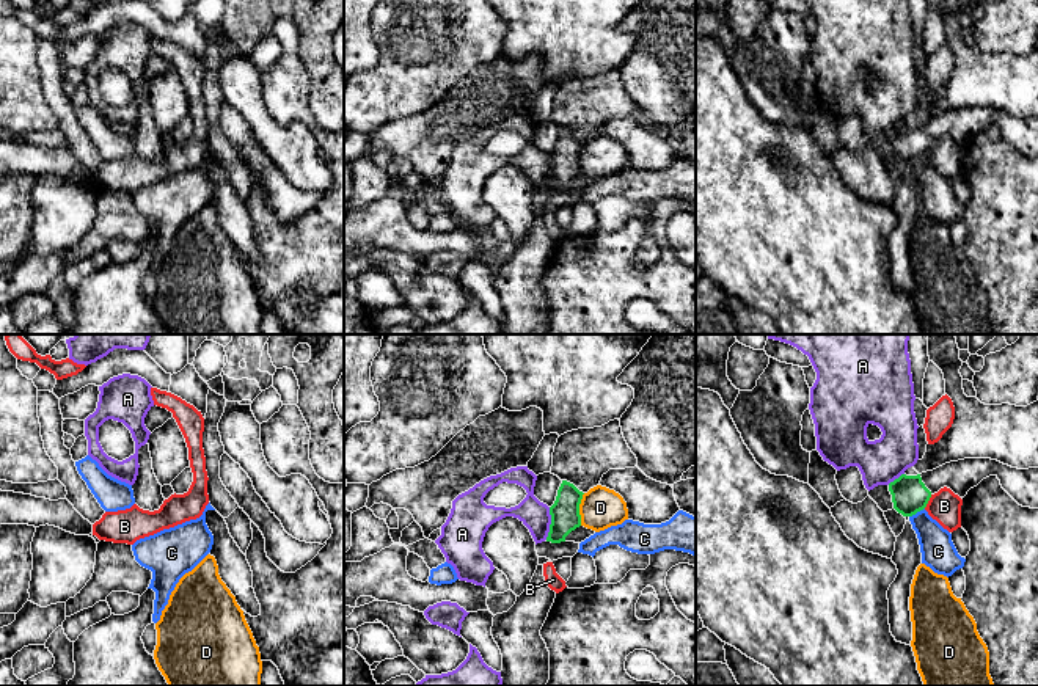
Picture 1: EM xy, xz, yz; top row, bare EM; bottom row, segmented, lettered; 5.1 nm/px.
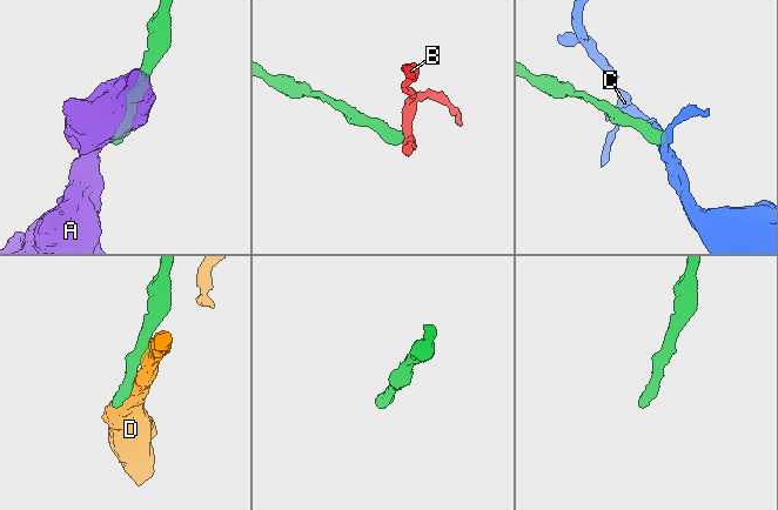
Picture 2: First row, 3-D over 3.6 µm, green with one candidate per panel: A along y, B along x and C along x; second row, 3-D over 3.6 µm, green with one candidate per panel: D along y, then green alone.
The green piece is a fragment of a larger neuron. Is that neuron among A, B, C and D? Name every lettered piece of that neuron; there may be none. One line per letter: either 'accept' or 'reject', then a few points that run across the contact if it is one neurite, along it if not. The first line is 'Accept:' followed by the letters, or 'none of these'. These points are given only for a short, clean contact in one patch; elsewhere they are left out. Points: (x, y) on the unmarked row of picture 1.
Accept: none of these
A: reject; line xz (550, 156), (550, 179), (545, 187)
B: reject; line yz (932, 143), (924, 156)
C: reject; line yz (924, 156), (910, 165)
D: reject; line xz (584, 142), (580, 151), (580, 173)

